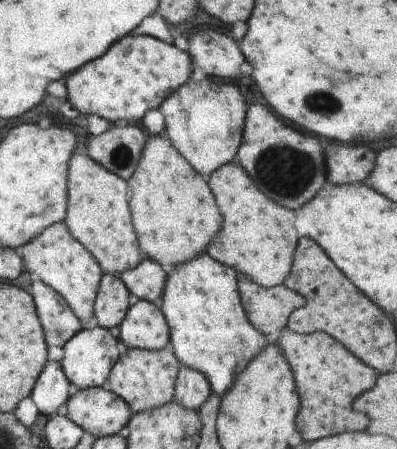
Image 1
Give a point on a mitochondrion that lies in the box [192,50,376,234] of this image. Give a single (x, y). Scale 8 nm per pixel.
(286, 173)

